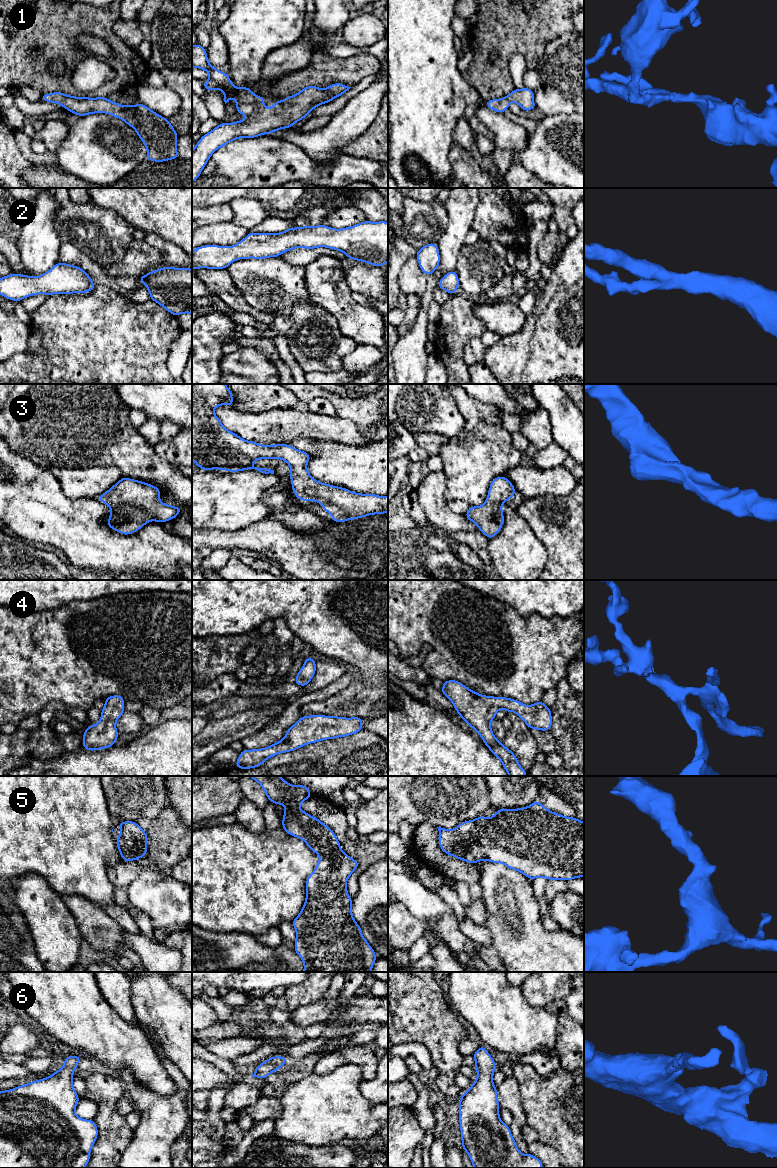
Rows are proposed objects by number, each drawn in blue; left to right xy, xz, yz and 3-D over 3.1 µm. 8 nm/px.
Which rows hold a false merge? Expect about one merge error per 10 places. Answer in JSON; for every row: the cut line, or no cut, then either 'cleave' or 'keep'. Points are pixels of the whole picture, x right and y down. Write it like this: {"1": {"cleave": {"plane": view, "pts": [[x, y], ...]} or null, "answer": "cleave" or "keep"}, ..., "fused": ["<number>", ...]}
{"1": {"cleave": null, "answer": "keep"}, "2": {"cleave": null, "answer": "keep"}, "3": {"cleave": null, "answer": "keep"}, "4": {"cleave": null, "answer": "keep"}, "5": {"cleave": null, "answer": "keep"}, "6": {"cleave": null, "answer": "keep"}, "fused": []}

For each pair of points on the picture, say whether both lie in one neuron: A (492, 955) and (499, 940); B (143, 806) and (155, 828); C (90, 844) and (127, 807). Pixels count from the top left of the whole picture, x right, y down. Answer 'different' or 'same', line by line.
A: different
B: different
C: different

